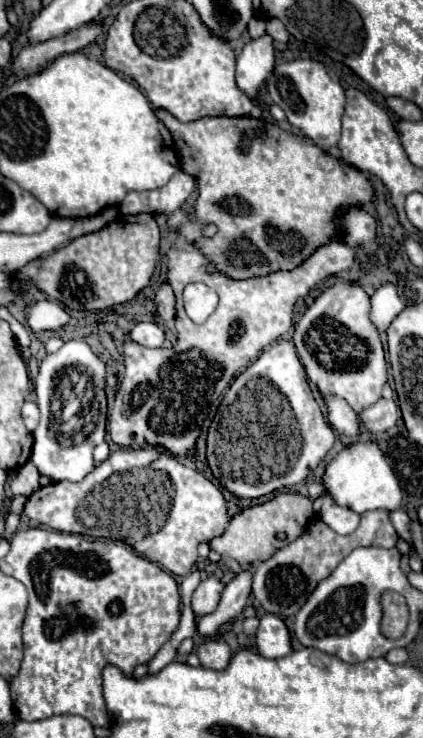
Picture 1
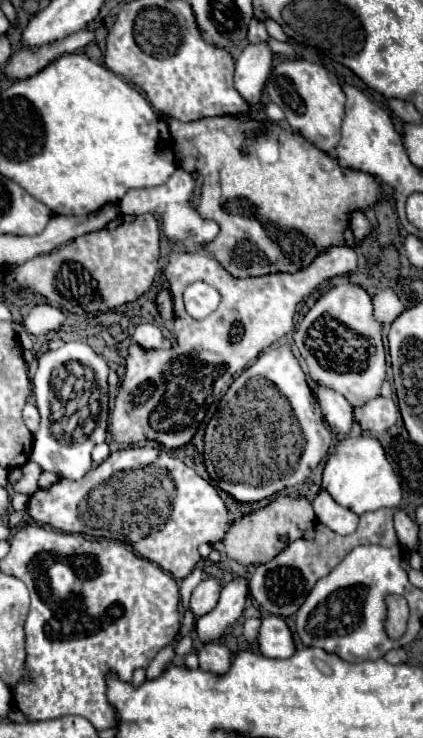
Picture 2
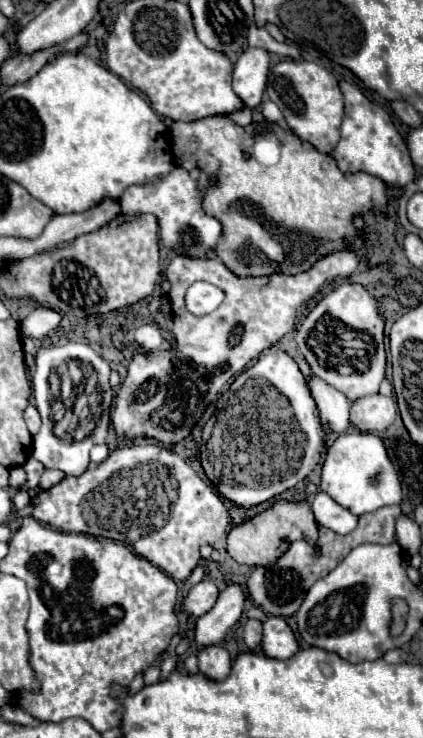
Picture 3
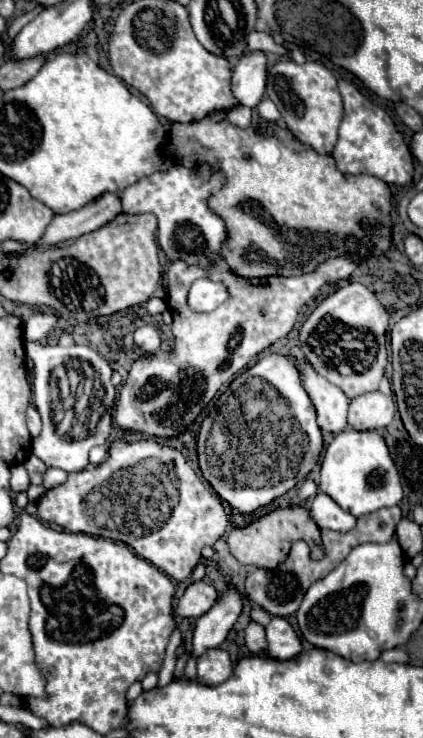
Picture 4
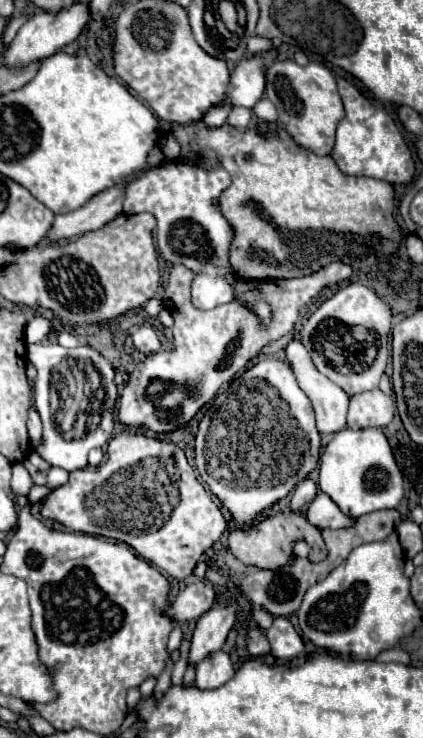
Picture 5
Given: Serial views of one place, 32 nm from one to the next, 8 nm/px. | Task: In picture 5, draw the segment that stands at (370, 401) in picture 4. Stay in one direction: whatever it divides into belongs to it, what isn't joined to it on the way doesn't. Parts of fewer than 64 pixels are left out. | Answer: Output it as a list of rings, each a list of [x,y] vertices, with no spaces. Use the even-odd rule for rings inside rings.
[[[380,388],[360,392],[350,398],[348,410],[348,426],[358,428],[386,428],[394,418],[394,398],[384,394]]]

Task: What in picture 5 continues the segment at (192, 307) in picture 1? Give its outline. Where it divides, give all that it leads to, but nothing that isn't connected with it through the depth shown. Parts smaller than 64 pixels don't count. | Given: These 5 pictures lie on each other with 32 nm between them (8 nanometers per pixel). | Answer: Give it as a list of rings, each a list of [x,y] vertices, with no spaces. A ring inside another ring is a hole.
[[[170,162],[152,168],[146,176],[128,184],[124,212],[150,212],[156,218],[156,242],[160,256],[168,264],[184,264],[194,272],[192,302],[196,308],[212,310],[212,306],[238,300],[252,310],[264,326],[268,326],[272,320],[270,304],[262,296],[256,296],[254,302],[246,300],[228,282],[228,278],[236,278],[236,272],[230,266],[230,244],[234,240],[234,232],[218,206],[218,198],[228,186],[230,176],[222,166],[204,168],[200,164]]]

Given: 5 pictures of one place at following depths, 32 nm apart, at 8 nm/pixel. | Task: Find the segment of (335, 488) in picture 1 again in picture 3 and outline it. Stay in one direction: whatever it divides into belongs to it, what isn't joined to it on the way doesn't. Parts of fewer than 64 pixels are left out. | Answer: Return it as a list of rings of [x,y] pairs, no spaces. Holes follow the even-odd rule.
[[[344,432],[328,446],[326,460],[322,464],[320,490],[356,516],[374,512],[382,506],[400,504],[402,500],[398,472],[388,458],[386,446],[380,436],[370,432]]]

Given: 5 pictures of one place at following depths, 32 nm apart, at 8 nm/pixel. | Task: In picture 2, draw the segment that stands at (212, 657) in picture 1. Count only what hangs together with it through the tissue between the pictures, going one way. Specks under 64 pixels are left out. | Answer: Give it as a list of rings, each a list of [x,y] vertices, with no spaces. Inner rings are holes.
[[[210,642],[200,646],[198,660],[200,660],[200,670],[212,672],[216,676],[226,674],[230,668],[230,652],[222,642]]]

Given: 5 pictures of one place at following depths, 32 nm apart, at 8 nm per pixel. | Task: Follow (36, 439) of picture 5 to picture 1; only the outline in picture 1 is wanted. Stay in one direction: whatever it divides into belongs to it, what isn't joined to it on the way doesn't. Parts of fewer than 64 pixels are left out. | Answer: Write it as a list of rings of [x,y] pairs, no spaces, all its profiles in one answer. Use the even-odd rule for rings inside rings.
[[[25,402],[22,408],[22,418],[26,428],[30,428],[30,432],[34,432],[34,428],[38,426],[40,414],[36,414],[36,406],[32,402]]]

